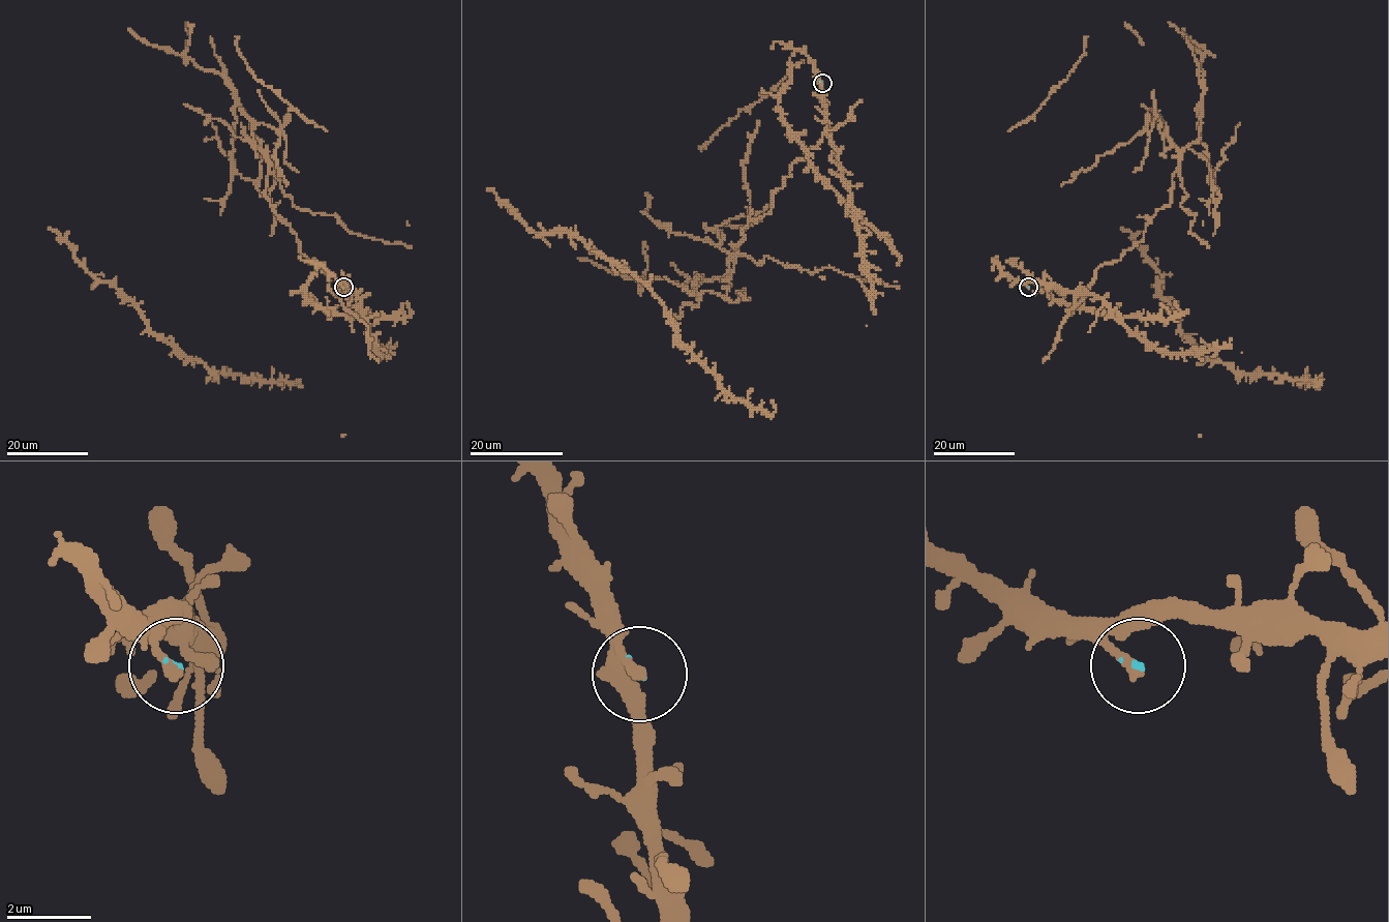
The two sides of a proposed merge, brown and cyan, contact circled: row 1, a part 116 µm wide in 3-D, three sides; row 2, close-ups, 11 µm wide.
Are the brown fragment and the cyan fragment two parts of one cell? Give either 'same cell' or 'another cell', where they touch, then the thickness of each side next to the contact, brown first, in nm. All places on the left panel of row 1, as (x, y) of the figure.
another cell | (343, 287) | 240/70 nm

